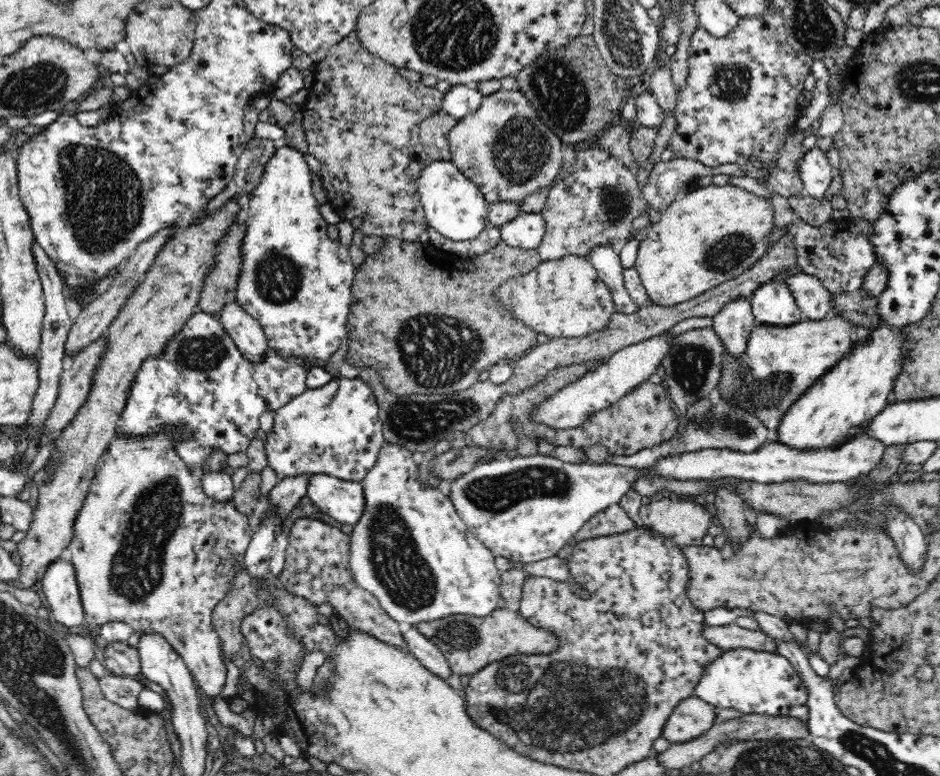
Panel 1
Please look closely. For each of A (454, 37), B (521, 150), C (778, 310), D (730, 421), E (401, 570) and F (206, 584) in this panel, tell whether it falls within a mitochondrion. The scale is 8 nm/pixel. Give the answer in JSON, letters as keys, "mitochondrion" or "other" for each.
{"A":"mitochondrion","B":"mitochondrion","C":"other","D":"mitochondrion","E":"mitochondrion","F":"other"}

